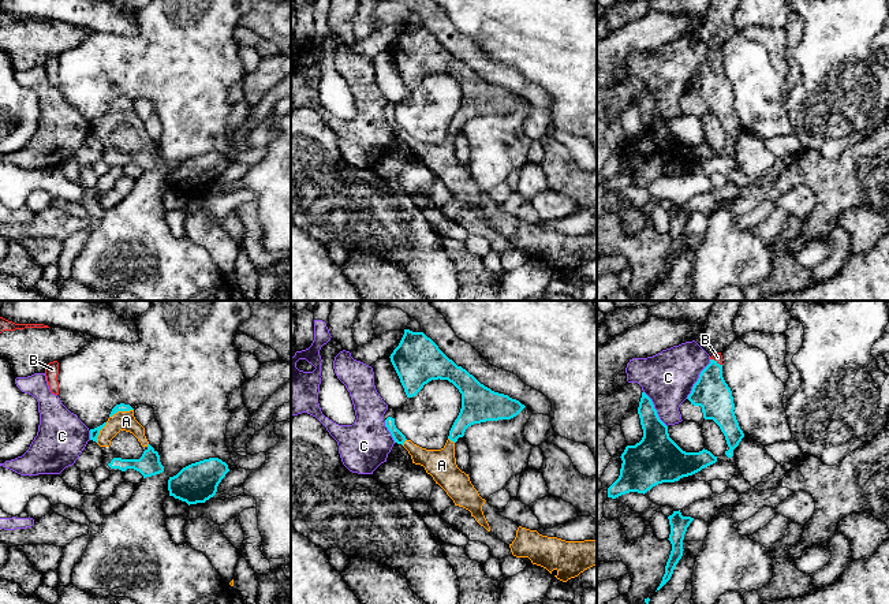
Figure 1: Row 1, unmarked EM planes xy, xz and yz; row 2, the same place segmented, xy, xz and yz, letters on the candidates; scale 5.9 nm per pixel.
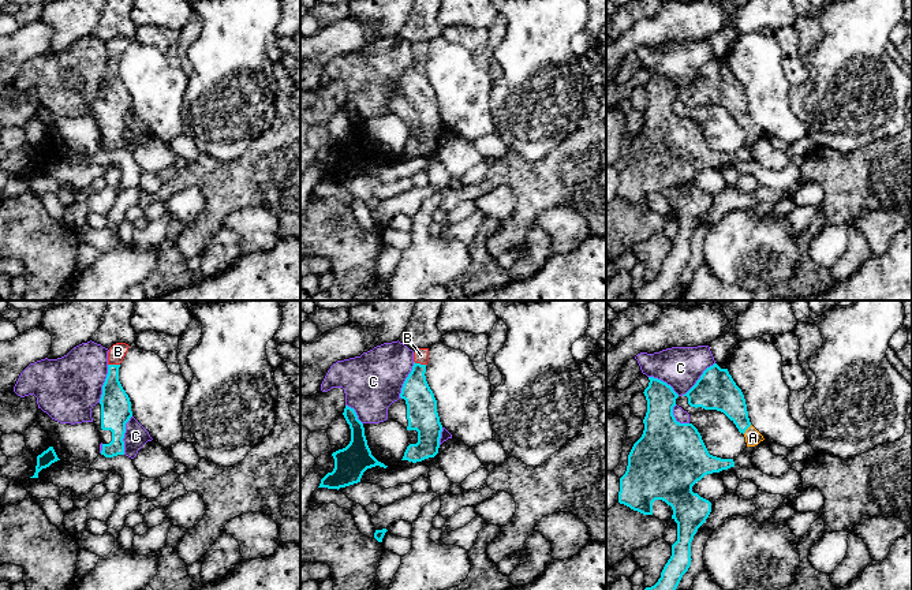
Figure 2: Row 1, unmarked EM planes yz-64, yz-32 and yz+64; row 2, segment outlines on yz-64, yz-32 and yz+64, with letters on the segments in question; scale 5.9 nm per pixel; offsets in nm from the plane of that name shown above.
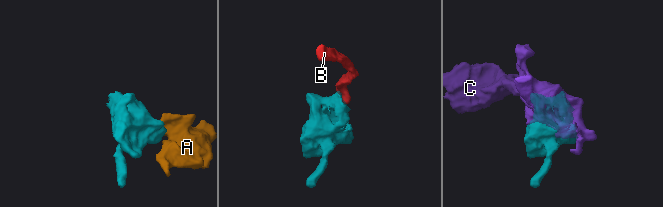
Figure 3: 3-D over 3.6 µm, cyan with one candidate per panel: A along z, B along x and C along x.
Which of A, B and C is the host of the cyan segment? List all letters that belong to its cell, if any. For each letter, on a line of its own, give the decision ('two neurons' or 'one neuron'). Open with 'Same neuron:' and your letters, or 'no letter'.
Same neuron: A, B
A: one neuron
B: one neuron
C: two neurons

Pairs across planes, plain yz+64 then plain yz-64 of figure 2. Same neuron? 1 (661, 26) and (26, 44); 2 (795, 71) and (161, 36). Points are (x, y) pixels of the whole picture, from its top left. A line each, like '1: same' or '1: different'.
1: same
2: same

